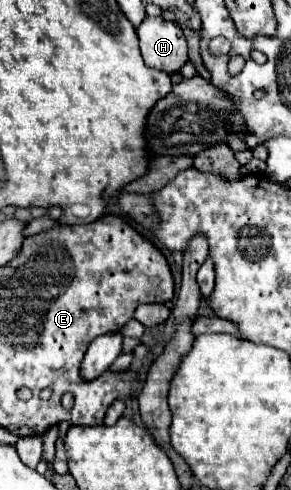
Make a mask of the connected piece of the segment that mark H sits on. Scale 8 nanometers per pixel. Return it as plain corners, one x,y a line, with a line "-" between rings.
145,17
137,35
149,67
175,73
187,63
187,41
177,23
165,21
163,17

